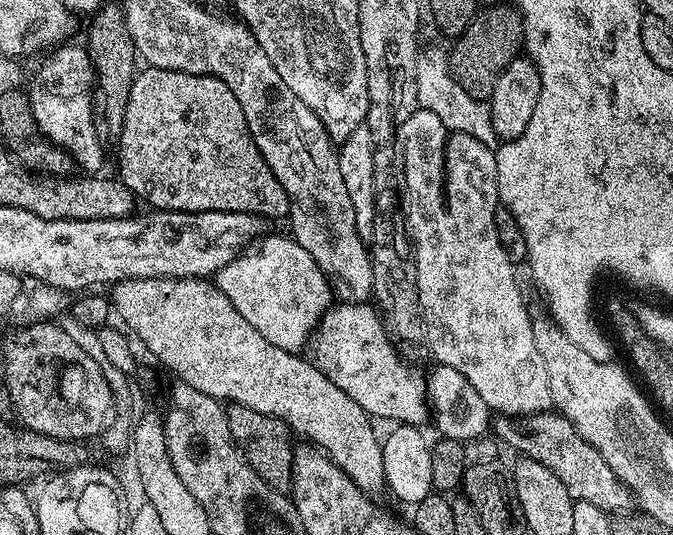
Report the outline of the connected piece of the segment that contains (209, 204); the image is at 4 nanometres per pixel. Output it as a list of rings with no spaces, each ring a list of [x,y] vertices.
[[[150,67],[137,71],[130,86],[130,102],[126,102],[118,140],[118,178],[137,201],[145,200],[149,209],[161,212],[245,212],[263,216],[269,222],[288,215],[286,190],[282,190],[258,146],[254,146],[254,138],[246,126],[246,114],[242,114],[242,106],[238,98],[234,98],[234,90],[217,76]]]

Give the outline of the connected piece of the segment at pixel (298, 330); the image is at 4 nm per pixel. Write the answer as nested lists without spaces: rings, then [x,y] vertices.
[[[265,235],[255,246],[244,248],[216,273],[214,283],[230,302],[234,302],[234,310],[238,310],[266,342],[274,342],[274,346],[287,352],[299,353],[334,297],[314,258],[310,258],[291,235],[272,235]]]

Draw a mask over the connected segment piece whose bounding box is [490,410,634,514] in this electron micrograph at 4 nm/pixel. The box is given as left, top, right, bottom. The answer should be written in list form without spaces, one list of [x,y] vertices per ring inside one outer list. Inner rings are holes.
[[[549,410],[529,416],[496,414],[491,417],[490,432],[505,449],[513,448],[521,457],[529,456],[554,470],[573,502],[590,502],[609,514],[624,514],[631,509],[628,507],[633,507],[632,491],[617,478],[610,466],[606,466],[606,458],[602,458],[602,454],[598,454],[598,450],[590,446],[590,442],[586,442],[586,438],[582,438],[582,434],[578,434],[573,424],[559,412]]]

